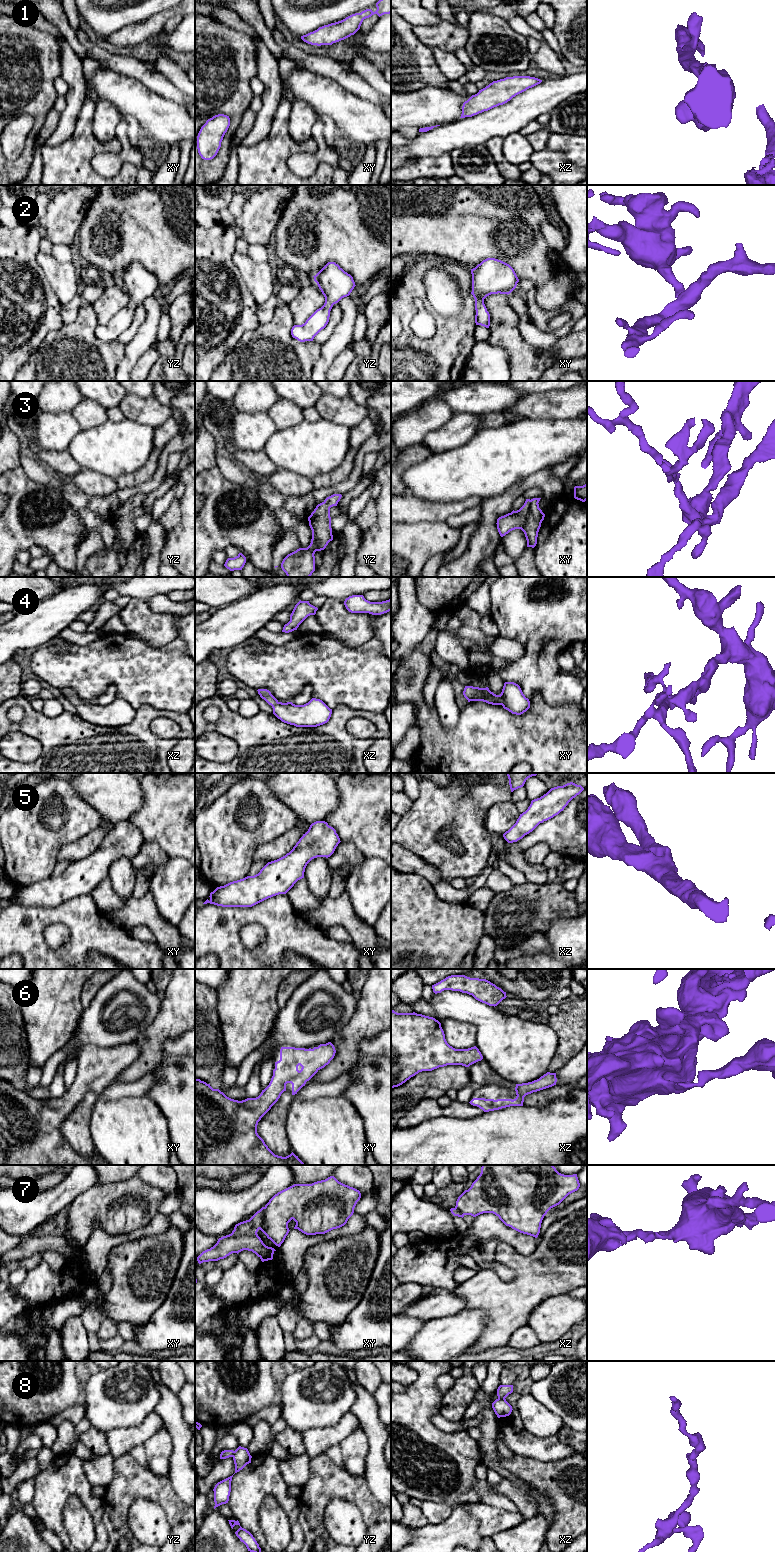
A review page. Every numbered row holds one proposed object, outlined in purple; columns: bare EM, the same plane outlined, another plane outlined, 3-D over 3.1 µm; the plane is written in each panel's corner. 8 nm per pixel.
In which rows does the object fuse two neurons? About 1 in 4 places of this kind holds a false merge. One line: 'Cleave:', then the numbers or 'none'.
Cleave: 7, 8

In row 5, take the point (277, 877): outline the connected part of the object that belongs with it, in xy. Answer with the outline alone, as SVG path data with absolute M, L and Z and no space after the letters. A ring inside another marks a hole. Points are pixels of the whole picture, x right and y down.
M316 821L310 825L308 831L285 856L268 862L254 876L247 876L217 887L210 893L210 899L207 899L203 904L210 903L222 907L252 907L273 896L286 894L298 880L304 878L305 868L312 859L330 857L340 842L340 838L333 827L325 821Z

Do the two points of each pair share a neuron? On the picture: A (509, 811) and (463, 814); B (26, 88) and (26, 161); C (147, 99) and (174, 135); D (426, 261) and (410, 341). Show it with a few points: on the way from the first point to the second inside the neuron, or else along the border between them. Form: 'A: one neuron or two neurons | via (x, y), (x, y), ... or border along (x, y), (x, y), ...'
A: two neurons | border along (508, 801), (494, 803), (484, 815)
B: one neuron | via (38, 106), (38, 125), (32, 136), (31, 143)
C: one neuron | via (148, 108), (166, 126)
D: one neuron | via (412, 281), (406, 290), (406, 321)

